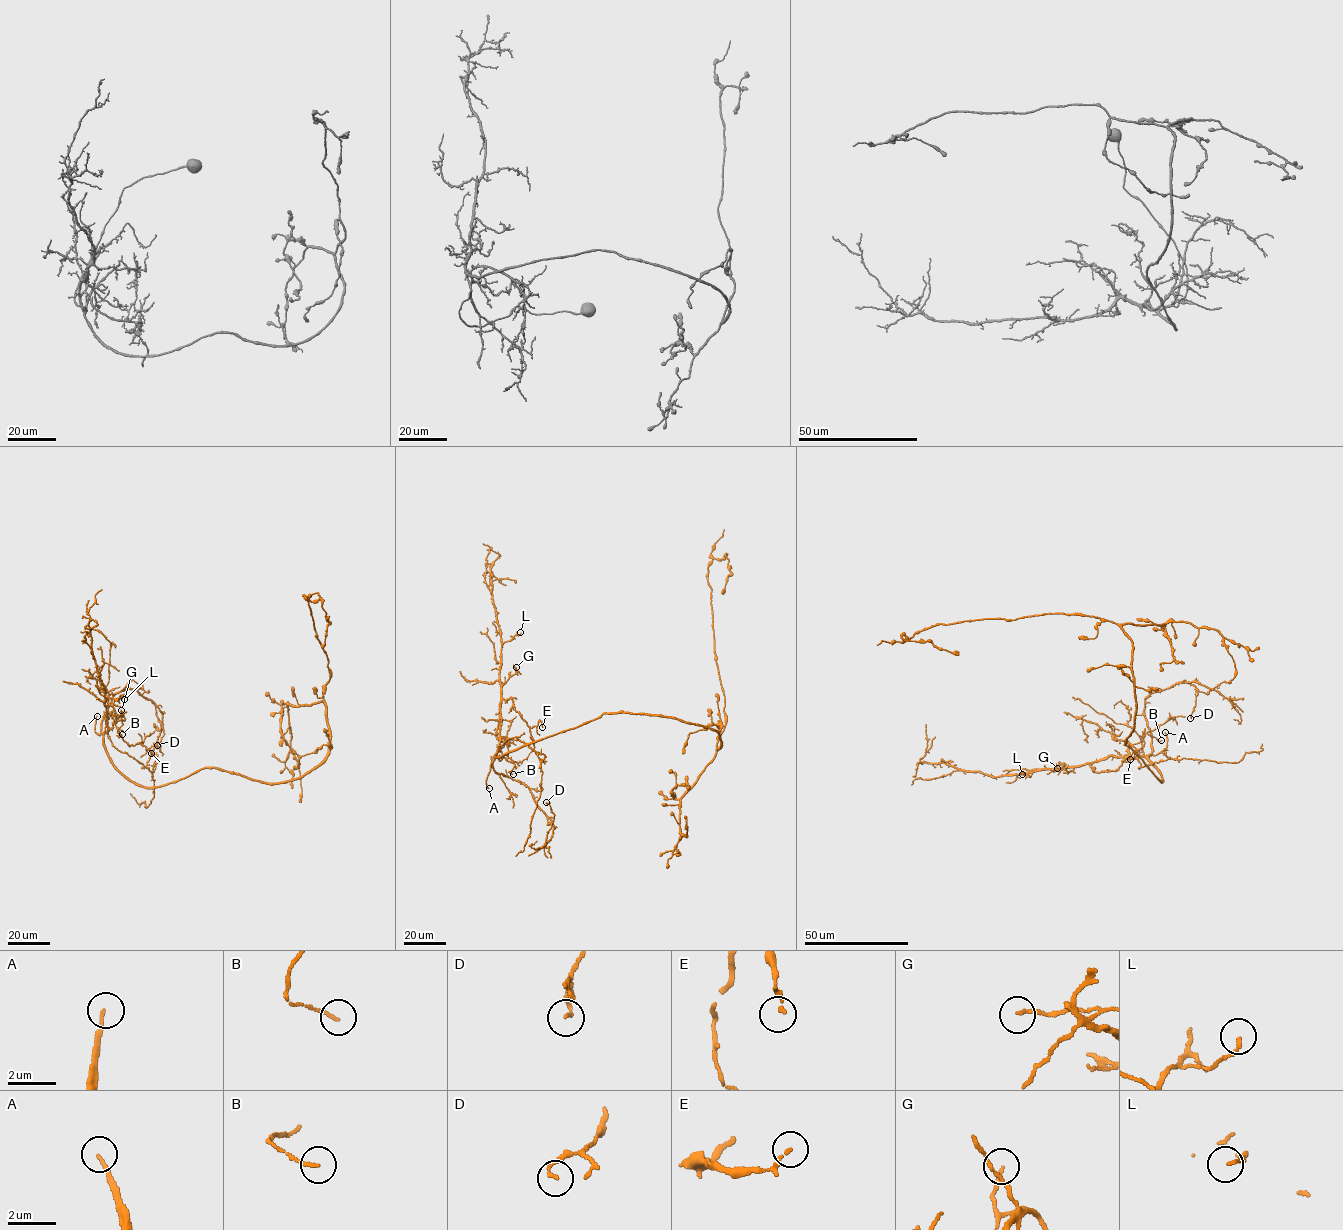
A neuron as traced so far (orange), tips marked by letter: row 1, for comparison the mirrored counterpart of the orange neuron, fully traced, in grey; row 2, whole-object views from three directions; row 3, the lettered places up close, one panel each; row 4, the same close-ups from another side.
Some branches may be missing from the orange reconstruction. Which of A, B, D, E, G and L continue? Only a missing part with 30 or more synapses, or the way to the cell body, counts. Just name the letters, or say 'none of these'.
A

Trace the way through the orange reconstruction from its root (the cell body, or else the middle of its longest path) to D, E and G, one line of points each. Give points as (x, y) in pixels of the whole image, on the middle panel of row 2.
D: (632, 713), (603, 713), (494, 757), (495, 772), (526, 785), (549, 824), (554, 813), (546, 802)
E: (632, 713), (603, 713), (494, 757), (502, 700), (511, 699), (515, 711), (528, 726), (540, 721), (542, 727)
G: (632, 713), (603, 713), (495, 758), (499, 741), (500, 689), (518, 671), (516, 667)

